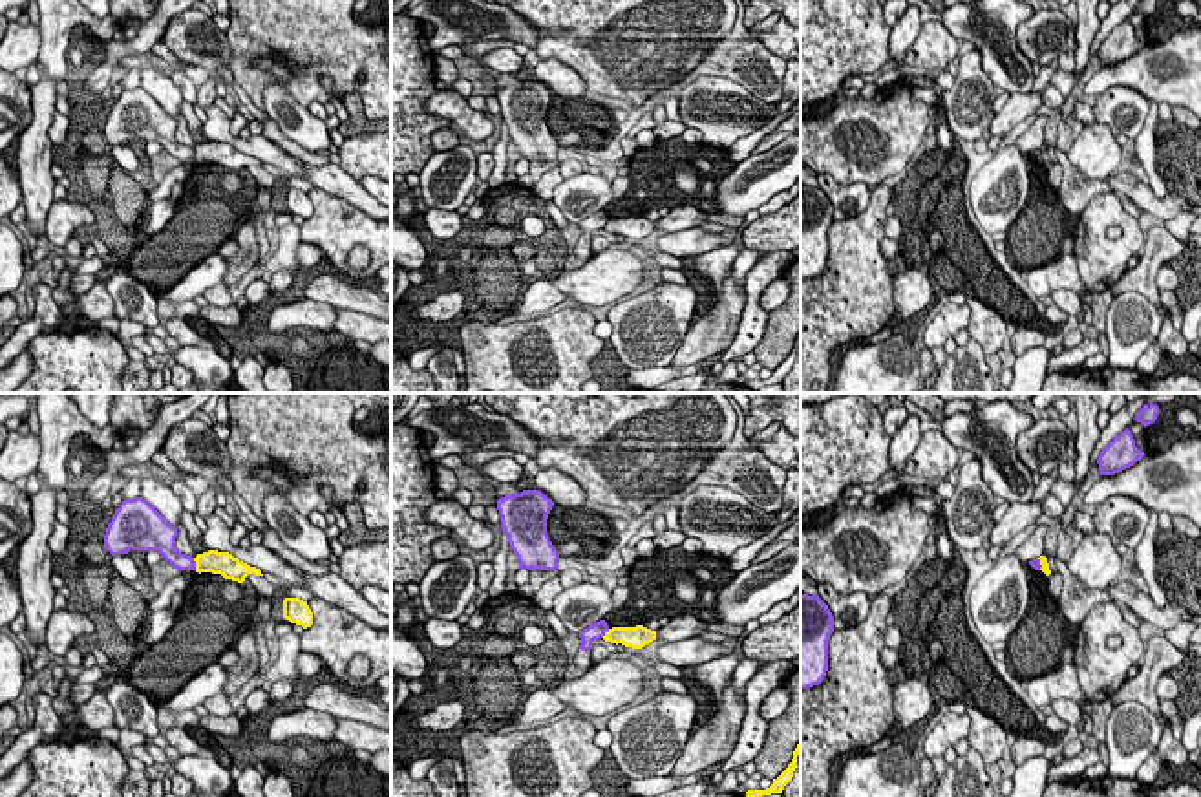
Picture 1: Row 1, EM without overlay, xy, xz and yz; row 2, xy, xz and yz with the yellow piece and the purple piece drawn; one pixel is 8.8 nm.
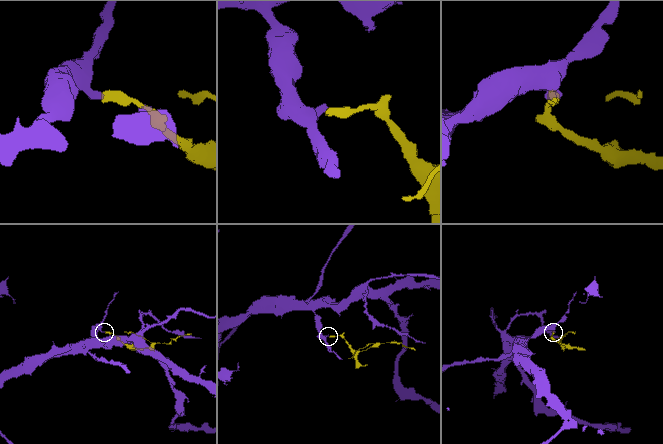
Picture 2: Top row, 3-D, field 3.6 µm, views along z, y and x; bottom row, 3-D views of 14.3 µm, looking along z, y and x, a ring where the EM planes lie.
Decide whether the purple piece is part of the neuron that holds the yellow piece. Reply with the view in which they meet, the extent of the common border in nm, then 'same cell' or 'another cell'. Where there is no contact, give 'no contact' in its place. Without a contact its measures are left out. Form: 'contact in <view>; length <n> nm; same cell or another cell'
contact in xy; length 120 nm; another cell

